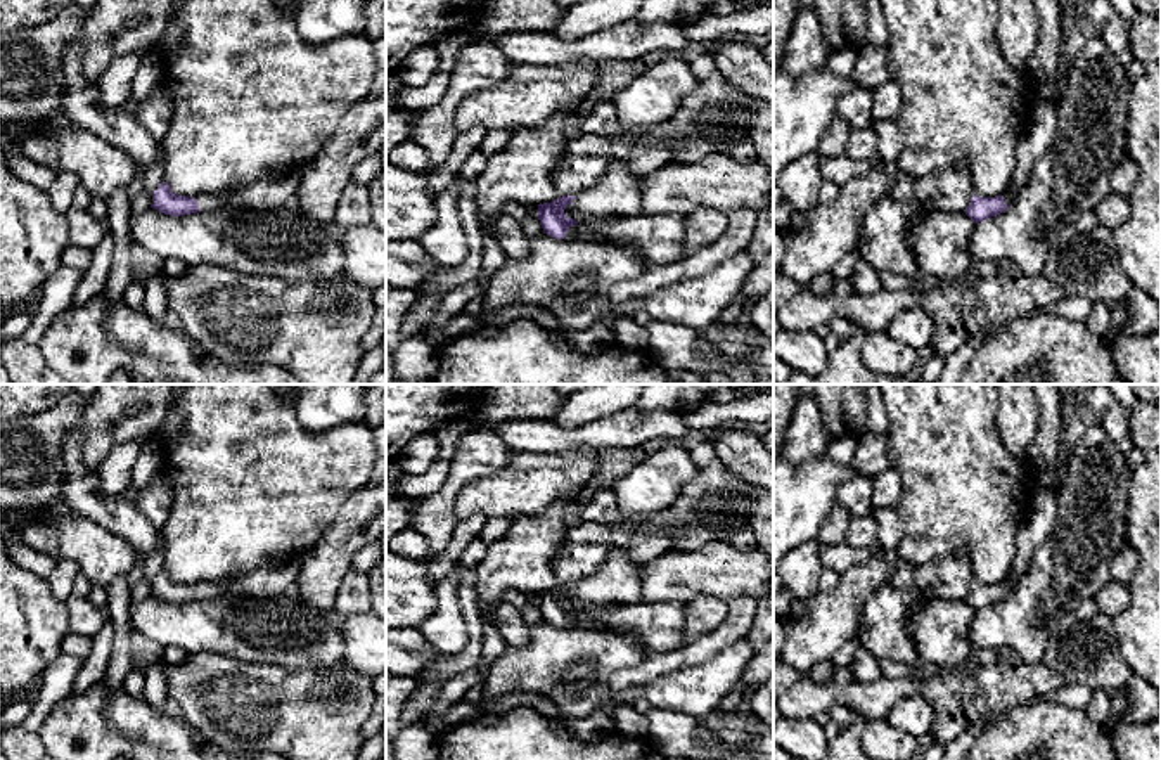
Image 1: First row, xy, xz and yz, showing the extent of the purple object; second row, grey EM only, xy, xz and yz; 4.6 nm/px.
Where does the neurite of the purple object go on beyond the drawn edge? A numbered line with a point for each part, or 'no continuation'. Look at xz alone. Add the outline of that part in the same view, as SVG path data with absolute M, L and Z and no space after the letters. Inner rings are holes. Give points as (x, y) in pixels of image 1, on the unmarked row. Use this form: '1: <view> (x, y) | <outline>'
1: xz (658, 625) | M638 601L625 606L587 606L568 616L568 628L599 628L609 632L626 632L638 639L647 653L670 653L680 647L683 632L683 606L678 602L645 602Z

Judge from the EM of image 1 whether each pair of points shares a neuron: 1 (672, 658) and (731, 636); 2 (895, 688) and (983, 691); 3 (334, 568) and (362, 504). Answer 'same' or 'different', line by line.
1: same
2: same
3: same

